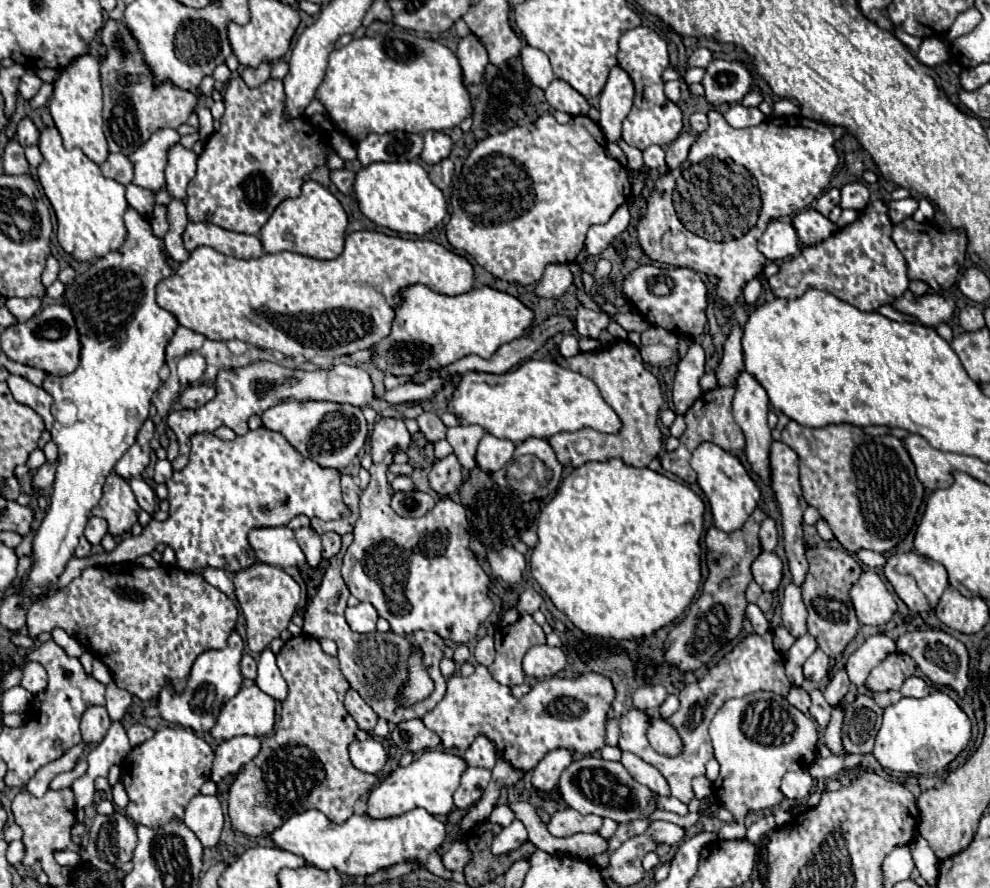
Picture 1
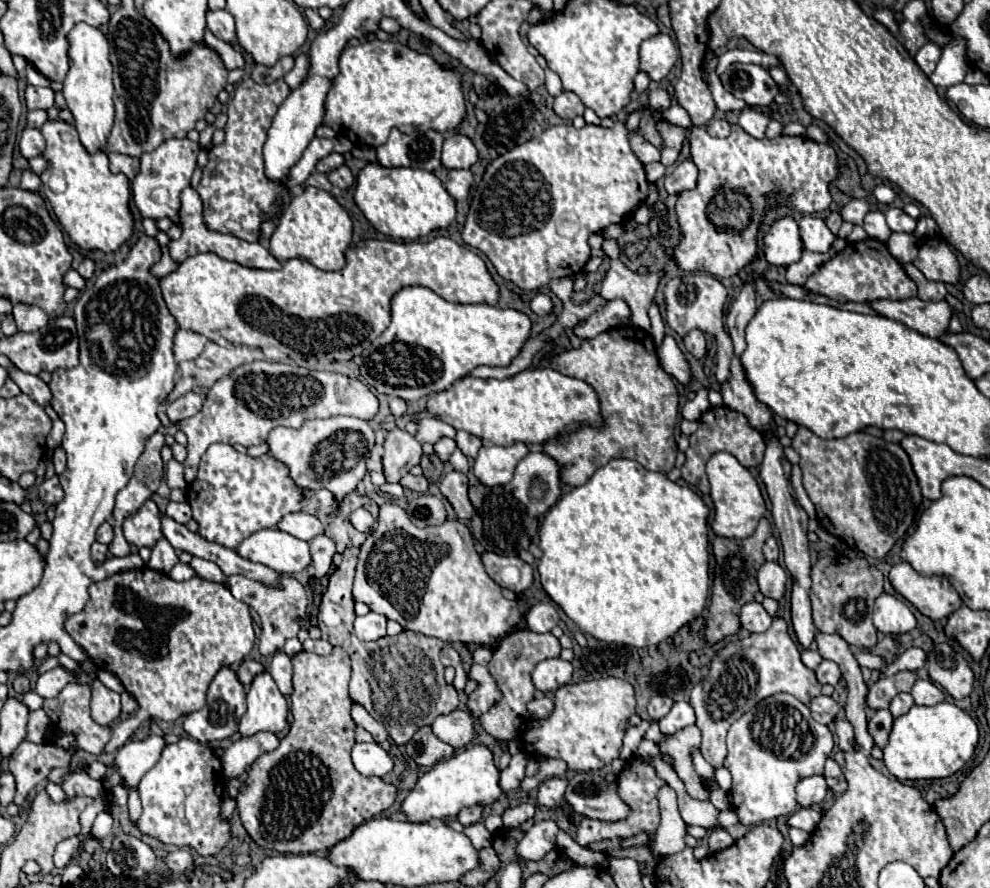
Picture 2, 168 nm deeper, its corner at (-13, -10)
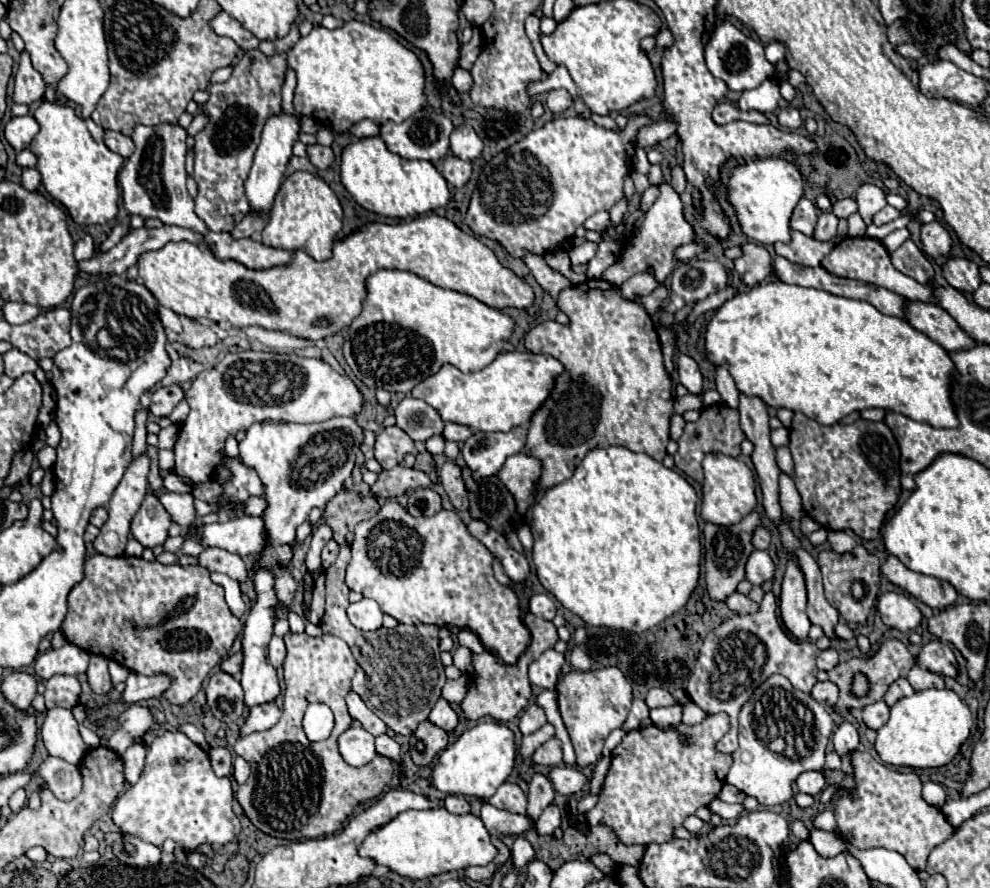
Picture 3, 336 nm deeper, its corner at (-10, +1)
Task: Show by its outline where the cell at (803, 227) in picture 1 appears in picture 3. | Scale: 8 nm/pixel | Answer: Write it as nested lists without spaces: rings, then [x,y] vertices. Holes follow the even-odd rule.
[[[802,198],[798,202],[798,206],[792,212],[792,220],[790,220],[790,228],[798,230],[806,236],[814,236],[814,228],[816,228],[816,220],[818,220],[818,210],[816,206],[808,200]]]

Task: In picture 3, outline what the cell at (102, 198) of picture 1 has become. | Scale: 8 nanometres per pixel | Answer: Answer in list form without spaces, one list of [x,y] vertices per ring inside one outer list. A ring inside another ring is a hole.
[[[44,104],[34,112],[40,124],[40,132],[30,144],[30,150],[38,158],[38,172],[42,174],[42,184],[46,192],[66,206],[72,220],[80,226],[108,224],[118,214],[118,172],[124,158],[110,152],[104,144],[104,130],[92,120],[82,120],[72,108]]]

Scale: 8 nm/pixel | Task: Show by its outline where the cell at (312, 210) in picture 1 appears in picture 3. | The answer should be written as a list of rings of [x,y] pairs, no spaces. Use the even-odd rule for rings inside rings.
[[[294,172],[284,182],[270,210],[270,222],[262,230],[262,242],[272,248],[304,250],[314,260],[328,260],[332,244],[342,230],[342,206],[330,186],[310,172]]]

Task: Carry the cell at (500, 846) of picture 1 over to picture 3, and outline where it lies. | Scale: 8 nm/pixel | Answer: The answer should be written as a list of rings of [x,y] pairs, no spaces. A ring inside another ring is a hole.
[[[550,804],[548,808],[542,810],[540,818],[536,820],[536,832],[540,836],[546,836],[546,834],[552,834],[558,826],[560,826],[560,810],[554,804]]]

